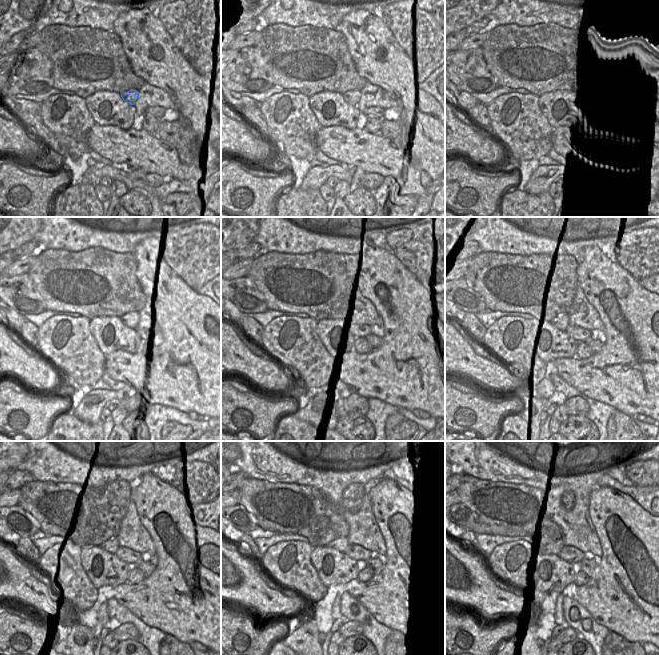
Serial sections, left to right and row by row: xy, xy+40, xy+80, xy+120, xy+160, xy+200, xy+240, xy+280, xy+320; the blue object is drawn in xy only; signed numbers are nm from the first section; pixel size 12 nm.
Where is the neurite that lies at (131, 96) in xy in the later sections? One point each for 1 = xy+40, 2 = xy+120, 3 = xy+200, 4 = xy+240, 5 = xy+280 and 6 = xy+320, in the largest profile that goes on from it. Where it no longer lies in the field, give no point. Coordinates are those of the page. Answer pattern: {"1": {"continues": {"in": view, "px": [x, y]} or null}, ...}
{"1": {"continues": {"in": "xy+40", "px": [352, 97]}}, "2": {"continues": {"in": "xy+120", "px": [131, 320]}}, "3": {"continues": {"in": "xy+200", "px": [562, 321]}}, "4": {"continues": {"in": "xy+240", "px": [112, 545]}}, "5": {"continues": {"in": "xy+280", "px": [335, 545]}}, "6": {"continues": {"in": "xy+320", "px": [555, 547]}}}

